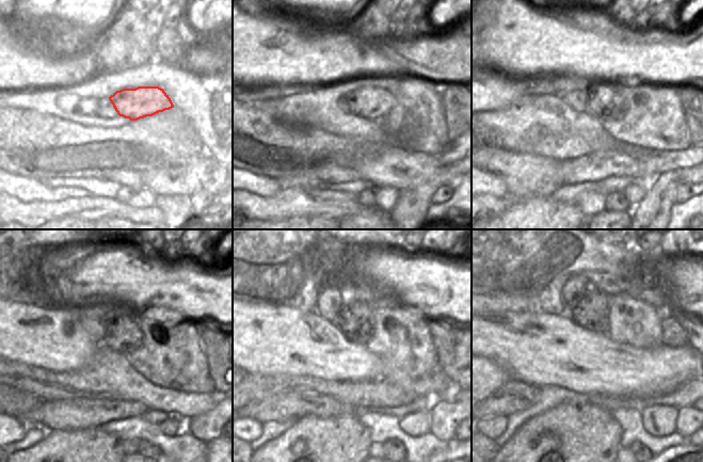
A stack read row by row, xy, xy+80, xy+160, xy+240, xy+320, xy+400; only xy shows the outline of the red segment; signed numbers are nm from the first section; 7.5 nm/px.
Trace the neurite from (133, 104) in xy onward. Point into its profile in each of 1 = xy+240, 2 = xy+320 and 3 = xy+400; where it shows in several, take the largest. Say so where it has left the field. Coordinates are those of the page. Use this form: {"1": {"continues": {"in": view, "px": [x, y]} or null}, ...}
{"1": {"continues": {"in": "xy+240", "px": [123, 335]}}, "2": {"continues": {"in": "xy+320", "px": [355, 320]}}, "3": {"continues": {"in": "xy+400", "px": [591, 313]}}}

